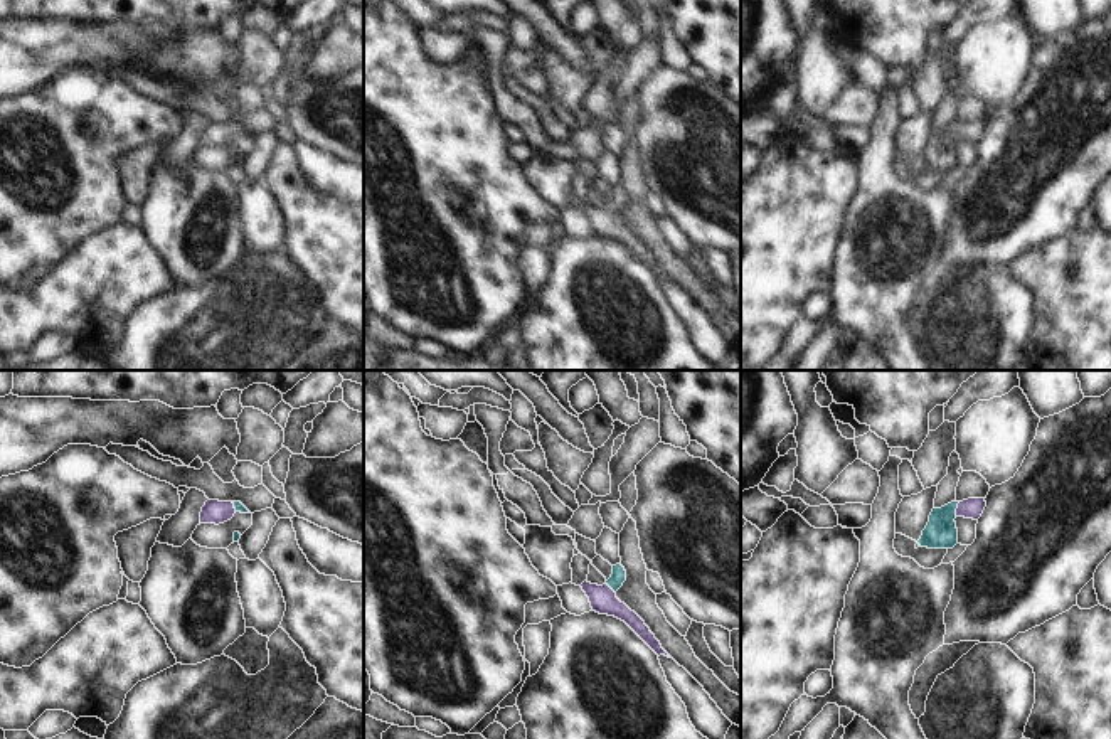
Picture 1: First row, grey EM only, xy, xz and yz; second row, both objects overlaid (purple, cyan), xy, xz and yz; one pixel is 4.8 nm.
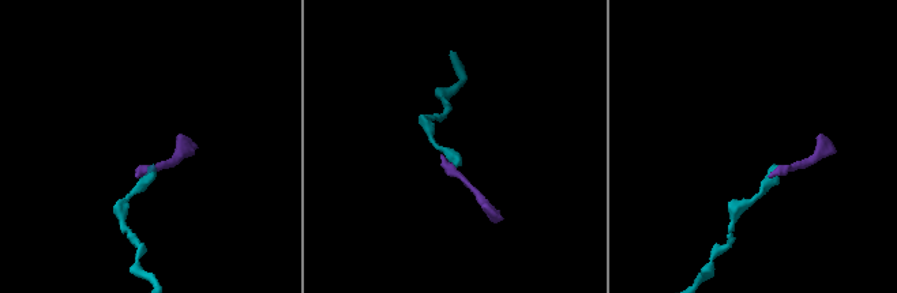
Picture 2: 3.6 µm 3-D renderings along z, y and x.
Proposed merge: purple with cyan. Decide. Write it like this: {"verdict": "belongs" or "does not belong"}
{"verdict": "belongs"}

